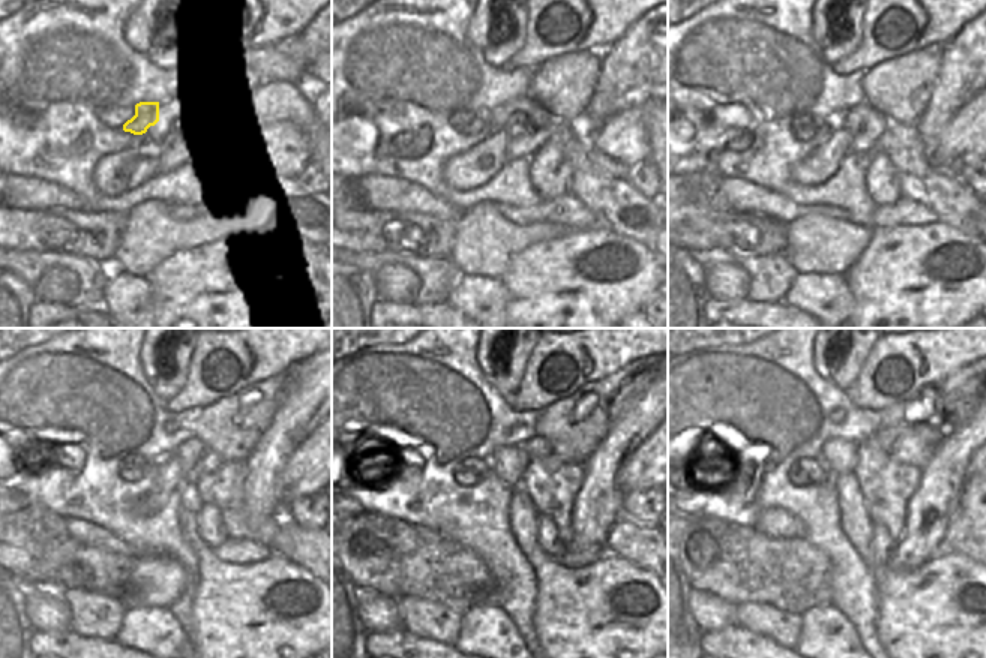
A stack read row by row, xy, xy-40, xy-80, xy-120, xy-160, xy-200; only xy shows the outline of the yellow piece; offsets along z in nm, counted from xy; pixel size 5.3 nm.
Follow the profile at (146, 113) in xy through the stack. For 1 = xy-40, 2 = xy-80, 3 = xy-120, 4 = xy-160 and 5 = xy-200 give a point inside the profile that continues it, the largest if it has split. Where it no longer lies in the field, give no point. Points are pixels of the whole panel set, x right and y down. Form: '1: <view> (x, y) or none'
1: xy-40 (483, 117)
2: xy-80 (806, 126)
3: xy-120 (129, 471)
4: xy-160 (465, 477)
5: xy-200 (797, 477)

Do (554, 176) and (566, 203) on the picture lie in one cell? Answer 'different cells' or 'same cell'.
different cells

